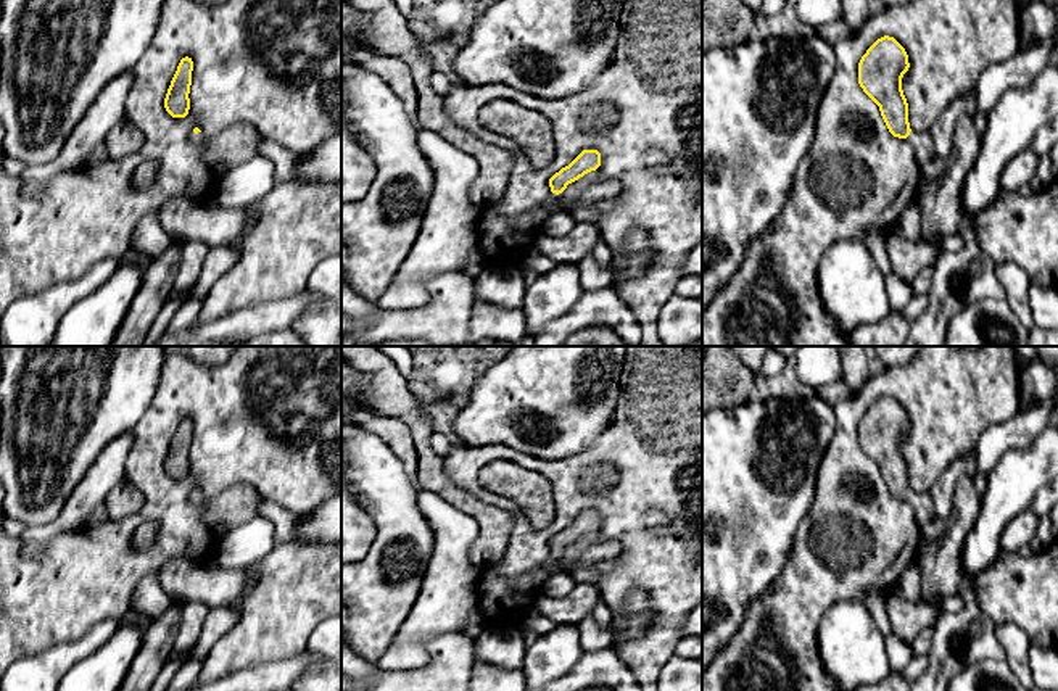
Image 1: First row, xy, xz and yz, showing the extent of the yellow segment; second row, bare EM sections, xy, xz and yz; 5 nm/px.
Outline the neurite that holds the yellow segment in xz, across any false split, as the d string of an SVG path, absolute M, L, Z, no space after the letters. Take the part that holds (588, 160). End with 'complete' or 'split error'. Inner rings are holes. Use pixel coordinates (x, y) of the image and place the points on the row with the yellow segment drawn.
M583 150L568 166L562 168L549 179L549 201L541 209L527 211L514 217L514 224L530 232L535 238L543 234L543 224L556 211L565 211L560 205L564 190L568 184L578 180L585 174L601 166L601 153L597 150Z; split error

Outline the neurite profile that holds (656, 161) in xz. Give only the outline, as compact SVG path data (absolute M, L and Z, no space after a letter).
M649 150L644 156L647 172L665 174L670 168L668 156L660 150Z

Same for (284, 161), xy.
M262 139L258 145L258 155L272 161L279 184L293 184L296 180L295 166L298 158L293 151Z

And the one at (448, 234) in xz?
M420 129L419 148L435 172L435 187L425 206L422 224L409 254L406 256L391 287L378 298L380 309L420 308L432 300L427 282L451 271L464 271L467 259L478 243L478 219L483 213L470 198L470 185L478 176L478 163L473 156L459 150L441 135Z

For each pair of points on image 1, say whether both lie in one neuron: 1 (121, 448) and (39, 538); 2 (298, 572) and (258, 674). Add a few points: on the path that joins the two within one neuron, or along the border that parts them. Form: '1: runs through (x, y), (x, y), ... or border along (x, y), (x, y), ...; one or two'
1: runs through (107, 472), (63, 521); one
2: border along (298, 654), (289, 659), (247, 666), (231, 674); two

